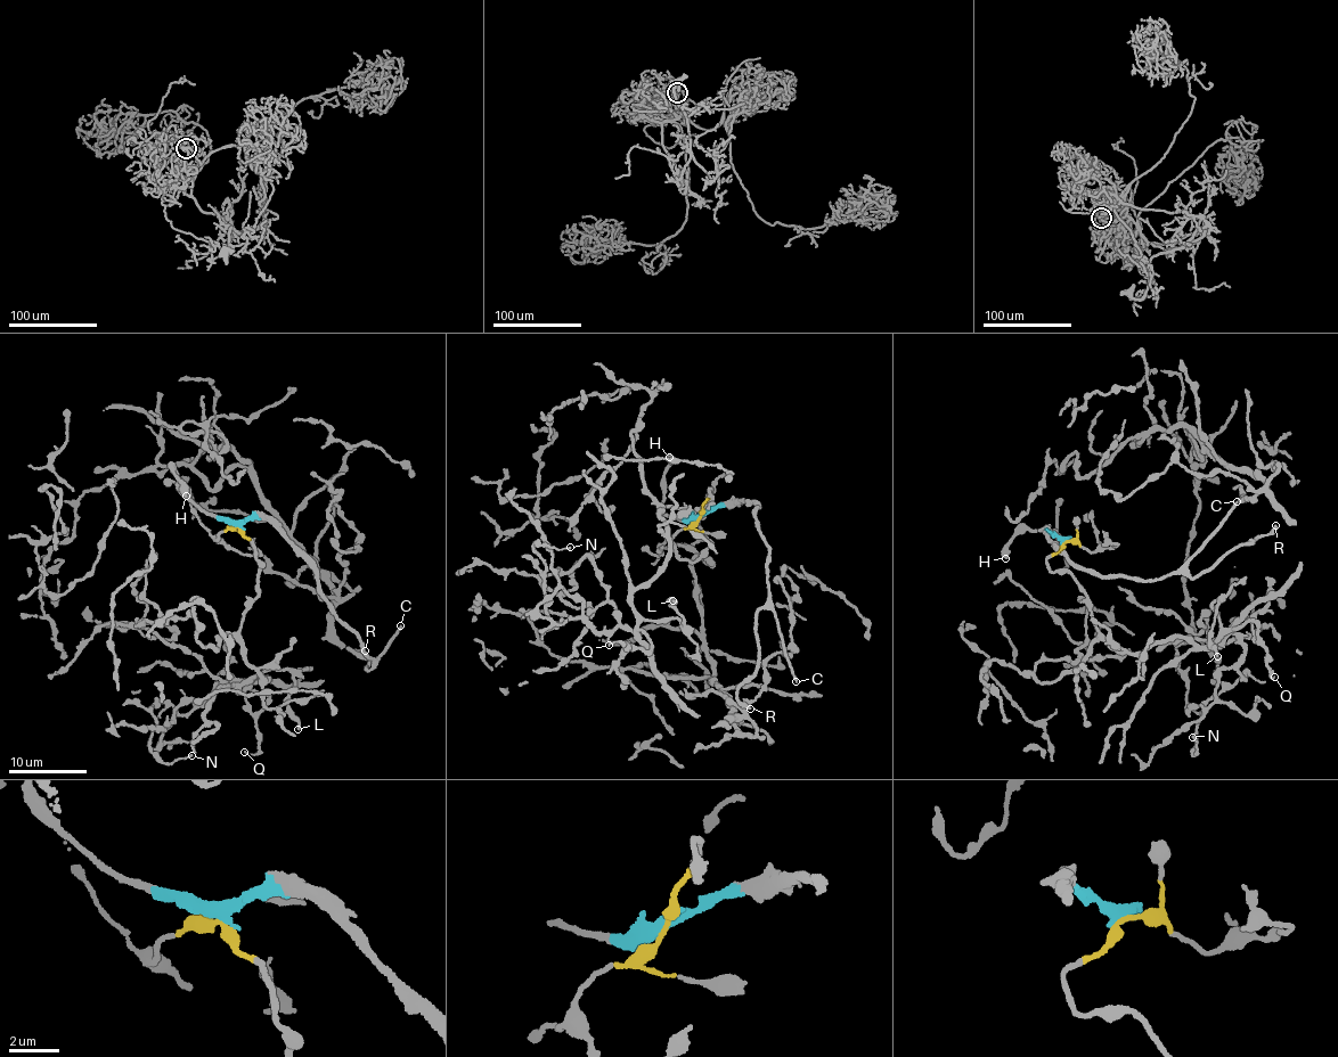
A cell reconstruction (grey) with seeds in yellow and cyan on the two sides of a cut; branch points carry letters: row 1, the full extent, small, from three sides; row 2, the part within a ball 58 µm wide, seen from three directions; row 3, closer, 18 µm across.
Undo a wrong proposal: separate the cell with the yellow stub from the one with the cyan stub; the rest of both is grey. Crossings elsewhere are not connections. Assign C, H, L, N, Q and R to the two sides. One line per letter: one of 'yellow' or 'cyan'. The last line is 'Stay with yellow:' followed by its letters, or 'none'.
C: cyan
H: cyan
L: yellow
N: yellow
Q: yellow
R: cyan
Stay with yellow: L, N, Q

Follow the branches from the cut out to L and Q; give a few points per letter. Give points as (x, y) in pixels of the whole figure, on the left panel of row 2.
L: (238, 525), (259, 570), (239, 638), (268, 680), (237, 687), (277, 668), (292, 673), (298, 729)
Q: (238, 525), (259, 570), (239, 638), (268, 680), (237, 687), (269, 696), (255, 722), (259, 750), (244, 751)

